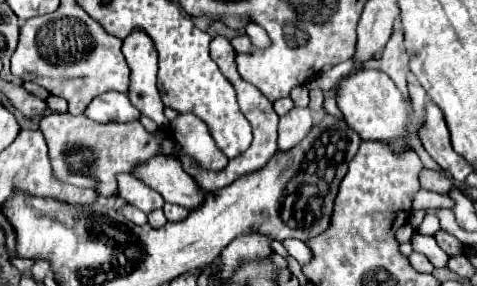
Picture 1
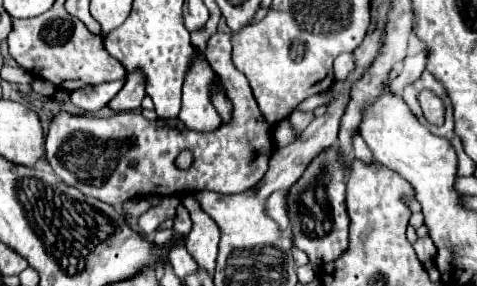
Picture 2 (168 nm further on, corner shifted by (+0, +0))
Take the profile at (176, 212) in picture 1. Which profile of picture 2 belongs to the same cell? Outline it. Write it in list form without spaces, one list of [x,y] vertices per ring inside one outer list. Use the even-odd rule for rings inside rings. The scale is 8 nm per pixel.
[[[178,205],[176,209],[176,217],[174,217],[174,233],[186,233],[190,231],[192,223],[190,223],[190,215],[188,215],[188,209],[184,205]]]

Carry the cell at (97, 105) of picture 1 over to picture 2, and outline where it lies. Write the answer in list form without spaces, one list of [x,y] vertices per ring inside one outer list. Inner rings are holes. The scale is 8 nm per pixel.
[[[110,81],[108,85],[98,85],[96,89],[78,89],[76,93],[70,93],[70,101],[84,111],[90,111],[90,113],[100,111],[116,97],[122,85],[124,81]]]

